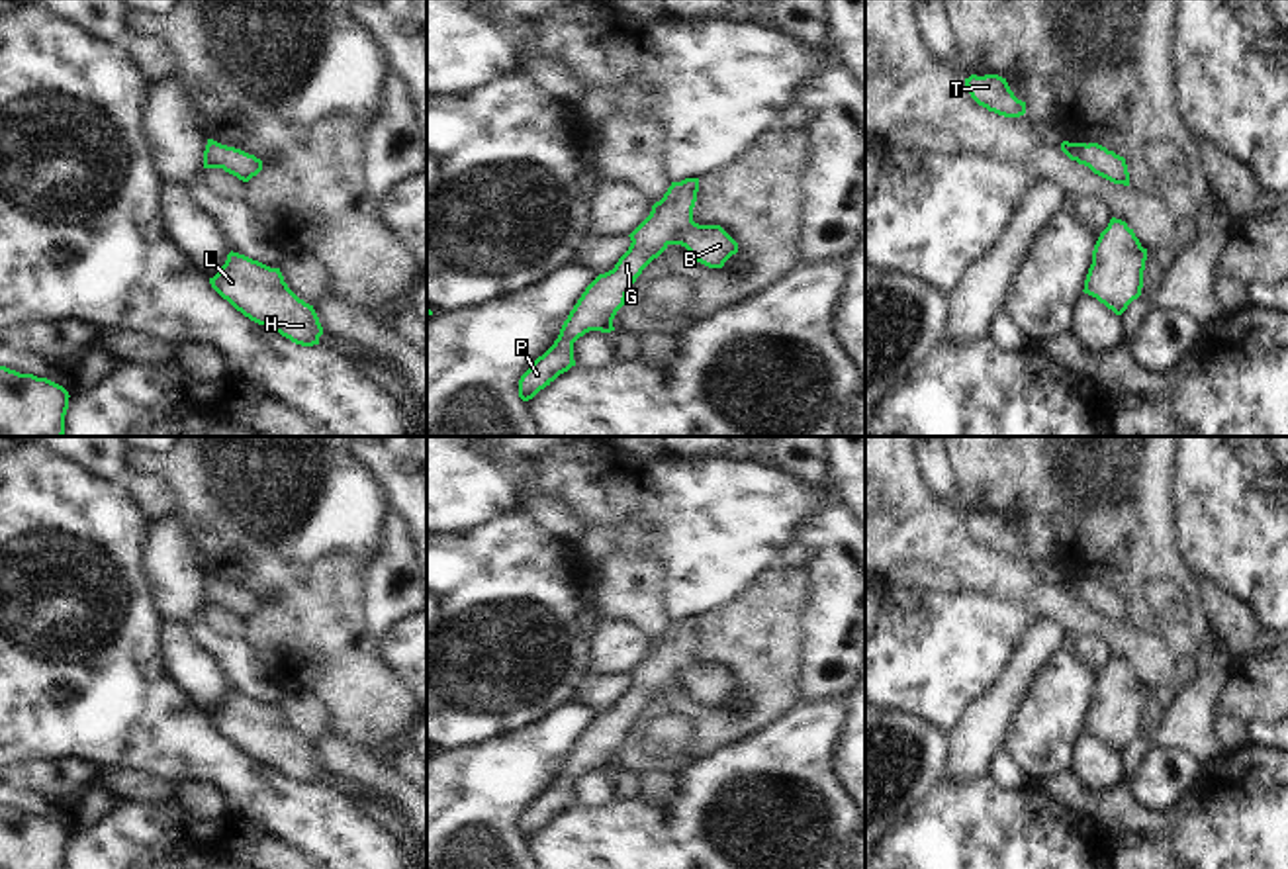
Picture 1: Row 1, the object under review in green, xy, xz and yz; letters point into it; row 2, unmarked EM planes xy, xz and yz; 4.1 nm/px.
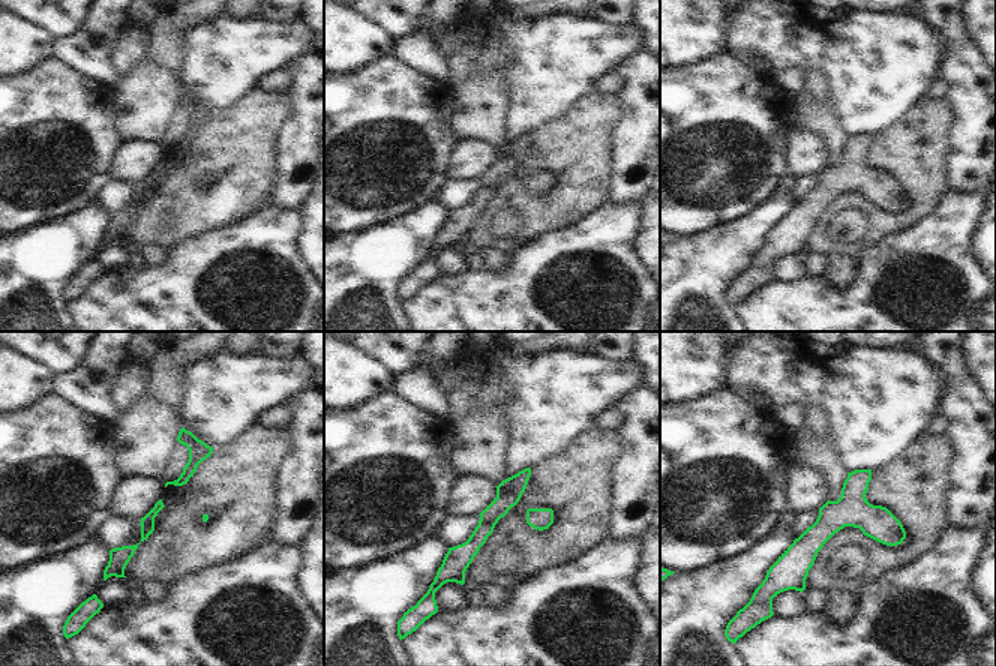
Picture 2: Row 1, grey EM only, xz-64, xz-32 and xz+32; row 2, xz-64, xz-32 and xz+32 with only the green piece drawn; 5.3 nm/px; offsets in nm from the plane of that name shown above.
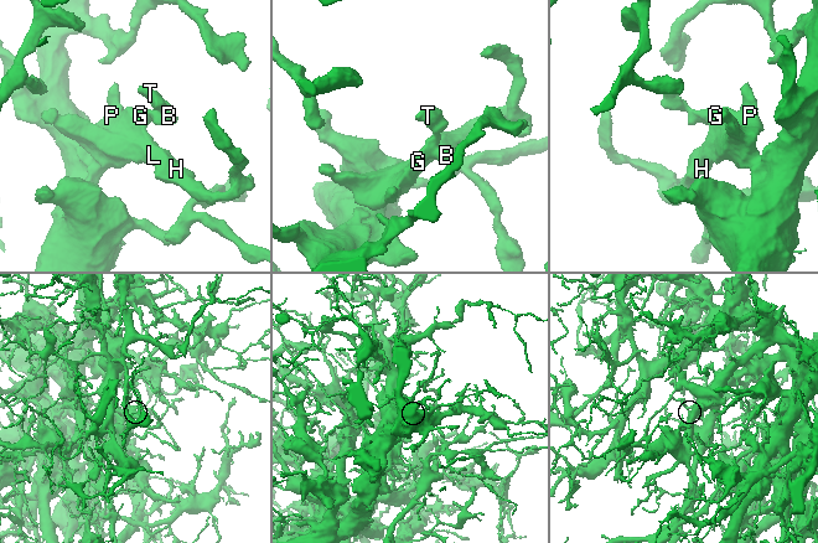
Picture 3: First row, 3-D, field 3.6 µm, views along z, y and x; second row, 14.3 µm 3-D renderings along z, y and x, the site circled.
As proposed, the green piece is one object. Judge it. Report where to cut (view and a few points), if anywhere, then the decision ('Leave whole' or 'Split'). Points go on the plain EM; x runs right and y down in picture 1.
No split. Leave whole.

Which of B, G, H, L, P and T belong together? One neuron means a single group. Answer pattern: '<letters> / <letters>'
B G H L P T

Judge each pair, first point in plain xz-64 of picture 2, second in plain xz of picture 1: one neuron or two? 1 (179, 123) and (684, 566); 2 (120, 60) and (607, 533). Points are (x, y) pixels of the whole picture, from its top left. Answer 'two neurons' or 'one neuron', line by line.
1: one neuron
2: one neuron

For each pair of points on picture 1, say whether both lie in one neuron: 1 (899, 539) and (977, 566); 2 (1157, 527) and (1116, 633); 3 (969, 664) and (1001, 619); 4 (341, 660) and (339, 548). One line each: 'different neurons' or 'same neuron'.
1: same neuron
2: different neurons
3: same neuron
4: same neuron

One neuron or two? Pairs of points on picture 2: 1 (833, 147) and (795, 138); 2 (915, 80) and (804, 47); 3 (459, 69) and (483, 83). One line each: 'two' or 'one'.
1: two
2: one
3: two

